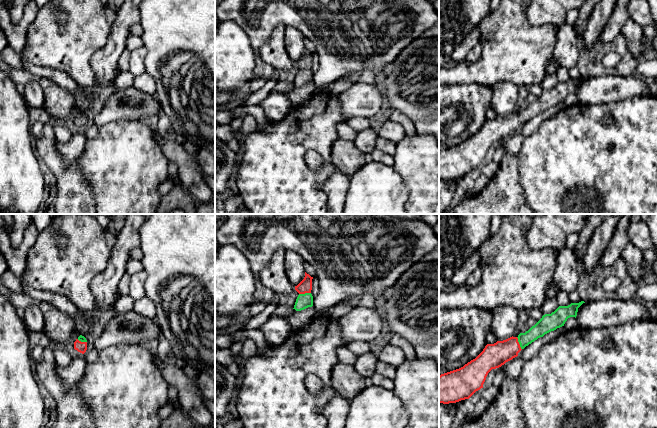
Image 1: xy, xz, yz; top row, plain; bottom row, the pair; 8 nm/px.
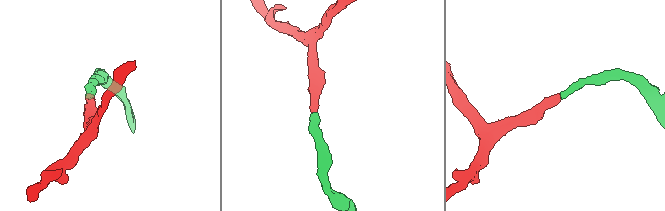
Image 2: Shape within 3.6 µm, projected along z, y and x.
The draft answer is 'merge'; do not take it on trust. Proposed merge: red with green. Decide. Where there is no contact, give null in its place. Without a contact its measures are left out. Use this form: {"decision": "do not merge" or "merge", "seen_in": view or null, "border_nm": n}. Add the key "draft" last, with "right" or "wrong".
{"decision": "merge", "seen_in": "yz", "border_nm": 110, "draft": "right"}

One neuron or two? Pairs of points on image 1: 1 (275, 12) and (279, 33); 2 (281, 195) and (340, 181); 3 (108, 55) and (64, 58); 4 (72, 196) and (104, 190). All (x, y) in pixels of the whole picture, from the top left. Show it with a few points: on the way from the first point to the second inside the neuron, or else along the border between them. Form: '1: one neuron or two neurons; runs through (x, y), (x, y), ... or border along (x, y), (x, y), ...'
1: two neurons; border along (285, 27), (278, 26), (264, 44)
2: two neurons; border along (335, 169), (324, 183), (326, 203)
3: two neurons; border along (107, 39), (90, 59), (90, 67), (96, 79)
4: two neurons; border along (82, 171), (82, 176), (94, 194), (96, 203)

